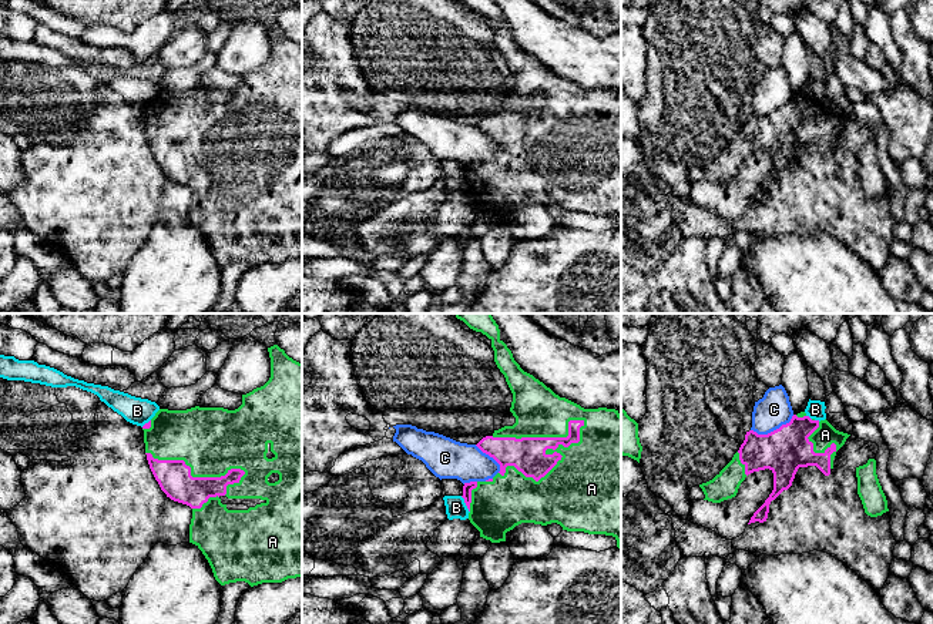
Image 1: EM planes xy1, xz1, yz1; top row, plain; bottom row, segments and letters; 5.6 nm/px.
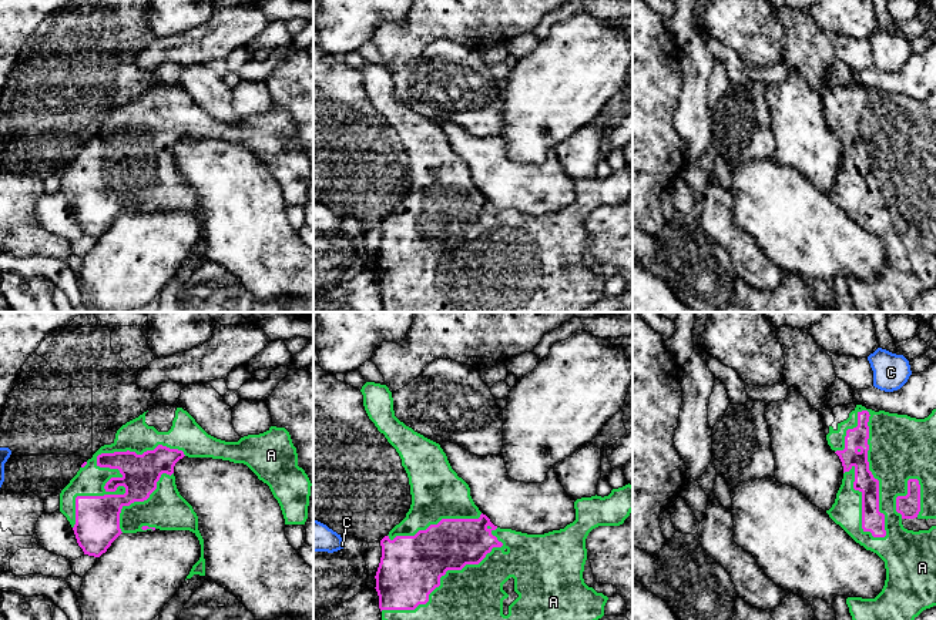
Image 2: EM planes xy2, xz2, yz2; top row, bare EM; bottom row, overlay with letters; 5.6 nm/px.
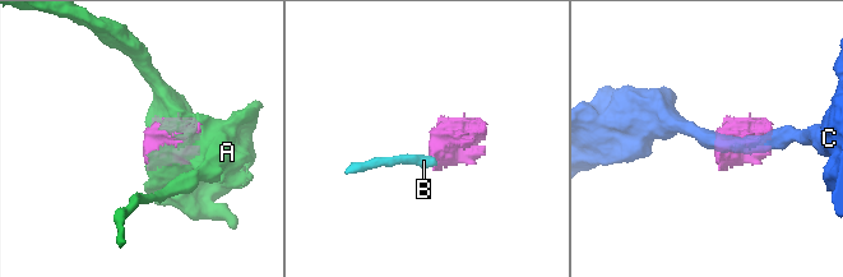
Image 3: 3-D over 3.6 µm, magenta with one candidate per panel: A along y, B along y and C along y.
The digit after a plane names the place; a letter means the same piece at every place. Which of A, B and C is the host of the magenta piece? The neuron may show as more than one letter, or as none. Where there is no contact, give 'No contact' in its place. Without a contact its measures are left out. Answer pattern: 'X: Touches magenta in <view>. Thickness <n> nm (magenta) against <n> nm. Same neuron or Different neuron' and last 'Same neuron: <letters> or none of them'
A: Touches magenta in yz2. Thickness 120 nm (magenta) against 360 nm. Same neuron
B: Touches magenta in xz1. Thickness 60 nm (magenta) against 120 nm. Different neuron
C: Touches magenta in yz1. Thickness 260 nm (magenta) against 190 nm. Different neuron
Same neuron: A

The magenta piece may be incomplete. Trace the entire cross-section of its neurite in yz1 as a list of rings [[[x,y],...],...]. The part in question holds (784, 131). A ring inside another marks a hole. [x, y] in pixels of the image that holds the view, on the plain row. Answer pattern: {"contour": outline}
{"contour": [[[805,93],[793,95],[789,104],[768,115],[749,111],[732,141],[712,161],[699,165],[704,181],[721,184],[732,180],[748,155],[769,150],[773,171],[748,205],[763,204],[771,182],[792,167],[799,148],[816,147],[825,157],[830,155],[836,132],[849,117],[826,100],[815,101]]]}

